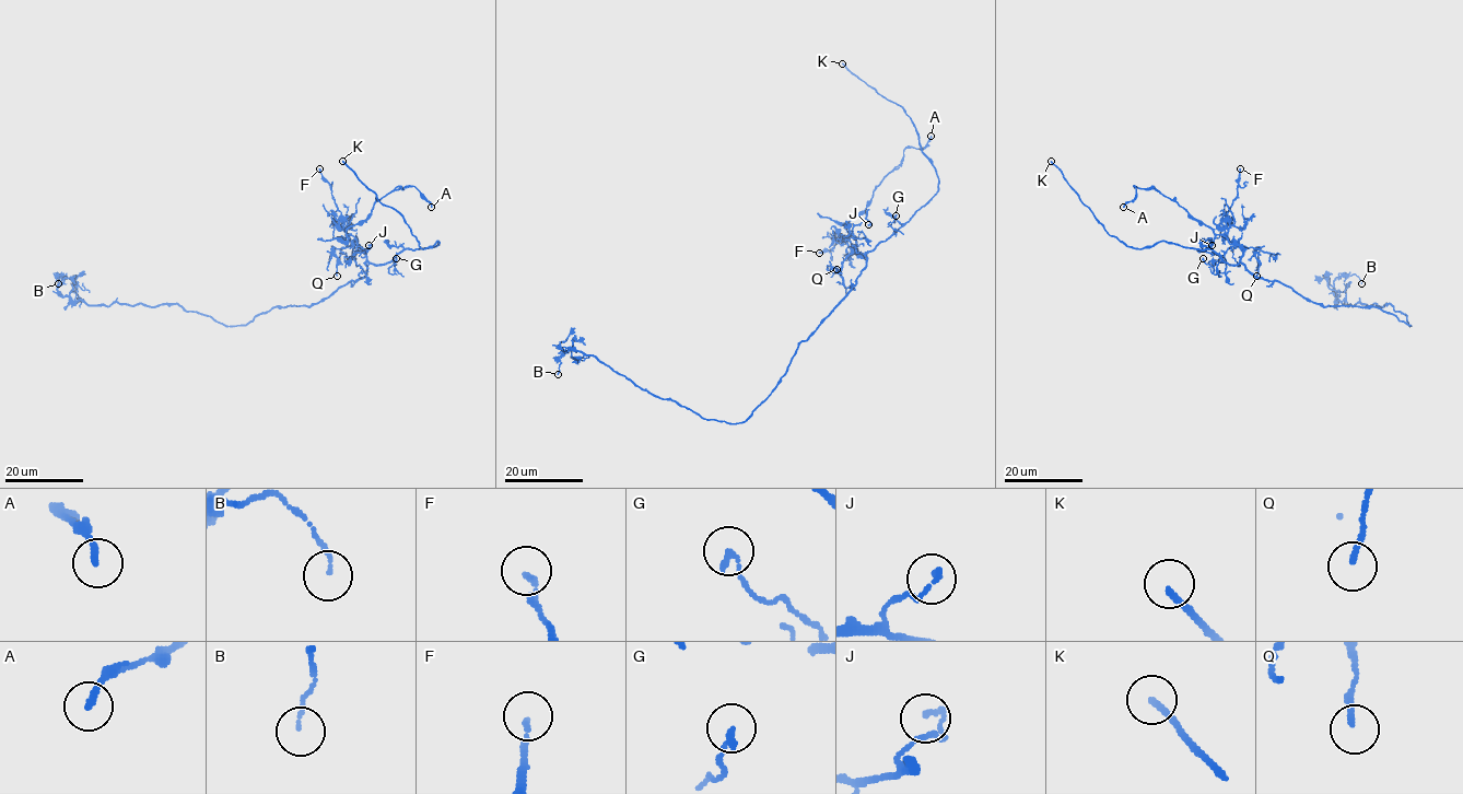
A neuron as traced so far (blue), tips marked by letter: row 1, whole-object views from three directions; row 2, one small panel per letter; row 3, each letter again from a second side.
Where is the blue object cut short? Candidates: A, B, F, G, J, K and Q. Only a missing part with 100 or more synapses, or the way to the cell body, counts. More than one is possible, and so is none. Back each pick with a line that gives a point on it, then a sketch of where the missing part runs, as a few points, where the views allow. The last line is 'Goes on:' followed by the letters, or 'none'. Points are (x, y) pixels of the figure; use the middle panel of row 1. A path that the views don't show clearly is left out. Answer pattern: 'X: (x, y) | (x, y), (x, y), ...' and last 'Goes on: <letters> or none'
K: (842, 63) | (842, 63), (819, 51), (807, 53), (805, 50), (814, 44)
Goes on: K

